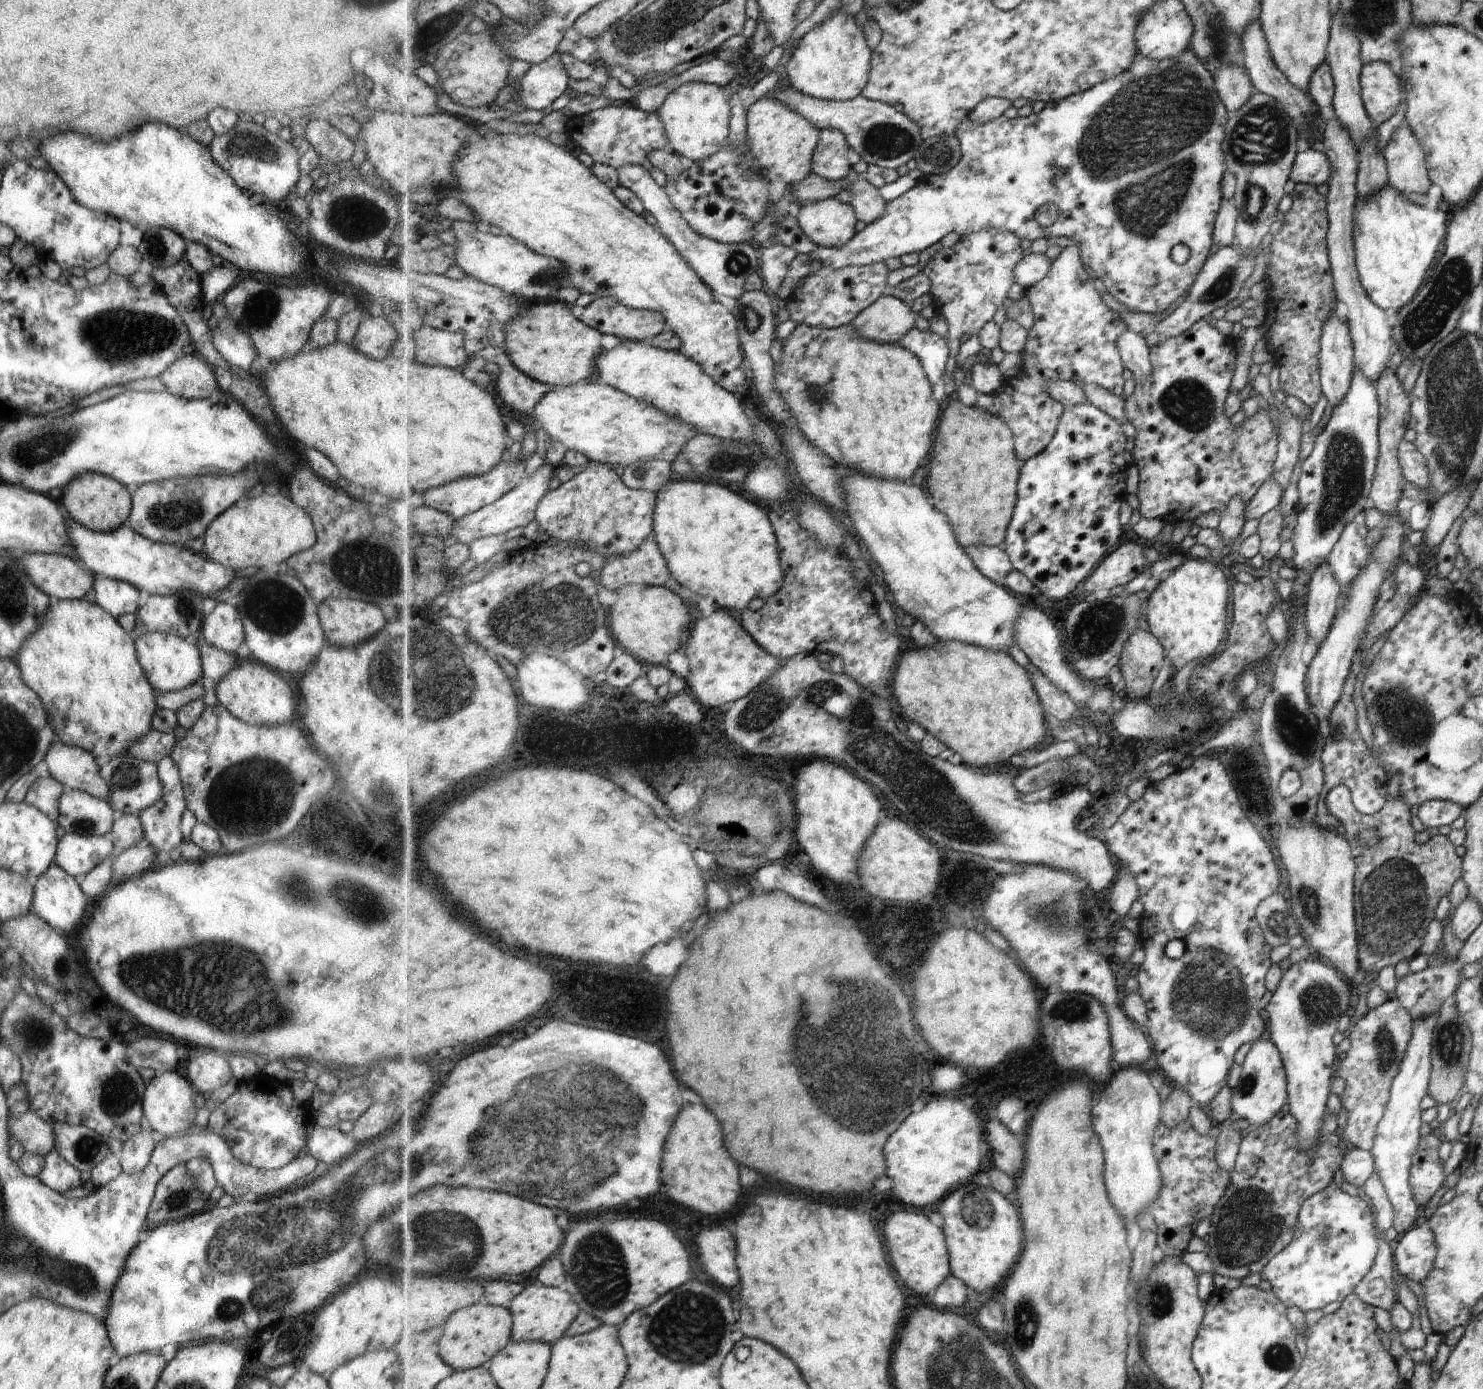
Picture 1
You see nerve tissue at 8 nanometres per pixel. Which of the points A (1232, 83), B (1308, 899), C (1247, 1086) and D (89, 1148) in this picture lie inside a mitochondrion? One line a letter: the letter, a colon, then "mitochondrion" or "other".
A: mitochondrion
B: mitochondrion
C: mitochondrion
D: mitochondrion

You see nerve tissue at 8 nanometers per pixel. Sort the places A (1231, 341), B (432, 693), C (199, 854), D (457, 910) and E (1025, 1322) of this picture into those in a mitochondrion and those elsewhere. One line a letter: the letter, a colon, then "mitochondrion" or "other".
A: other
B: mitochondrion
C: other
D: other
E: mitochondrion

